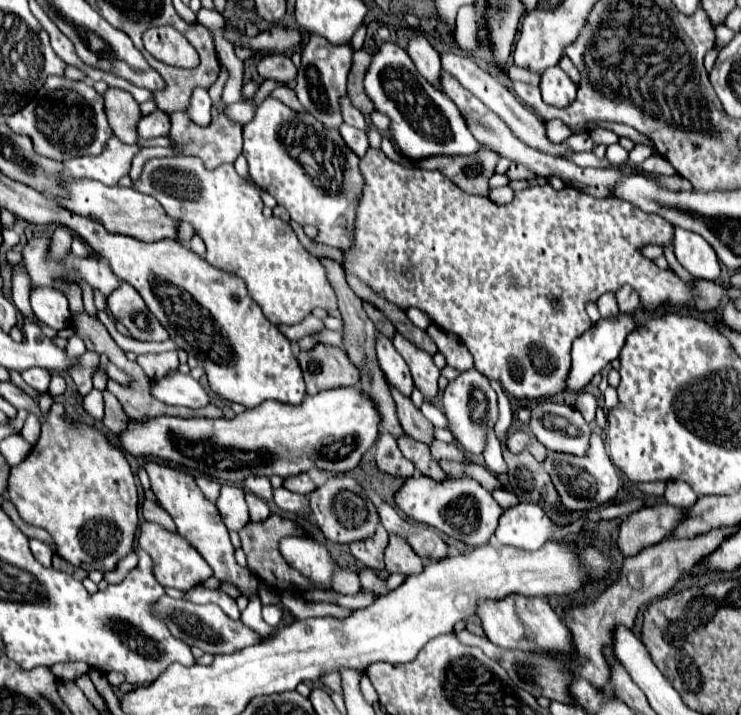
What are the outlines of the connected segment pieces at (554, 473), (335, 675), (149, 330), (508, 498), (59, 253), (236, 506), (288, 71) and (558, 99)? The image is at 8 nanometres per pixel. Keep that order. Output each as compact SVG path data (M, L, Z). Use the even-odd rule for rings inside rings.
M599 432L591 434L589 440L589 454L587 456L573 456L563 452L549 452L543 462L545 472L551 476L551 482L555 484L555 490L559 492L559 498L565 508L569 510L593 510L603 504L607 504L617 490L621 488L621 480L617 476L617 470L613 462L609 460L603 440Z
M329 672L321 676L321 682L331 690L331 692L339 692L341 694L341 676L339 672Z
M123 282L119 290L111 294L111 314L117 322L121 322L131 338L141 342L163 342L169 338L167 330L161 326L161 322L149 312L143 298L137 294L133 286Z
M497 488L493 490L493 498L503 506L503 508L511 508L519 502L519 498L511 492L511 490L505 490L505 488Z
M57 226L57 228L55 228L55 232L53 232L53 236L51 236L51 242L53 242L53 252L49 254L51 258L55 258L55 260L65 258L63 254L71 248L71 240L73 240L71 232L72 231L69 230L69 228L65 228L65 226Z
M223 484L215 506L229 530L239 532L245 524L249 524L249 510L247 510L247 502L245 502L245 492L239 486Z
M269 54L257 64L257 72L265 80L279 80L279 82L293 82L297 68L293 66L287 54Z
M553 66L553 68L547 68L543 72L541 94L543 94L543 100L547 104L563 108L563 106L567 106L575 100L577 86L573 84L573 80L559 66Z

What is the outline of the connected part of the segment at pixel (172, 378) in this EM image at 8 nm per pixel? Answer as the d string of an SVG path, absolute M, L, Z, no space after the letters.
M167 374L165 378L151 382L151 396L163 404L171 406L187 406L187 408L203 408L211 400L207 392L193 380L189 374Z

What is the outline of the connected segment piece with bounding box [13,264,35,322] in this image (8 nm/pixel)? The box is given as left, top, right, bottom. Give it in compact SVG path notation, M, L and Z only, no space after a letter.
M13 264L13 304L17 306L17 310L21 312L23 318L35 322L35 314L29 304L27 278L23 278L23 274L19 274L19 264Z

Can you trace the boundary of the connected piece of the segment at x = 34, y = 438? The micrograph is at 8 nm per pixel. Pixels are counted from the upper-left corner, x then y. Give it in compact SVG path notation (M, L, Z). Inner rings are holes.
M28 412L28 417L24 423L24 426L20 434L31 445L35 445L40 437L40 433L41 433L41 424L38 418L31 412Z

